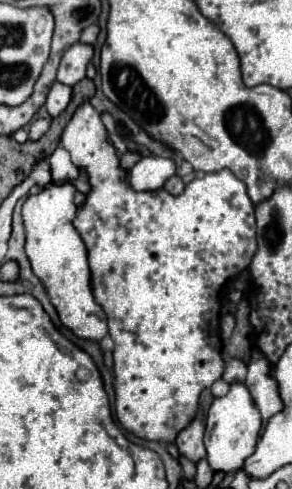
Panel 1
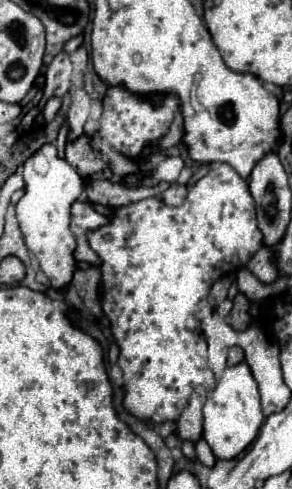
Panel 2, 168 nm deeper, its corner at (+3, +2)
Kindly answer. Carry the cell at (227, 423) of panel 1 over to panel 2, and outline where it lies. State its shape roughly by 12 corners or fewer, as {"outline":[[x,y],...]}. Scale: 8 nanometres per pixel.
{"outline":[[246,363],[228,367],[204,405],[216,459],[238,457],[264,423]]}

